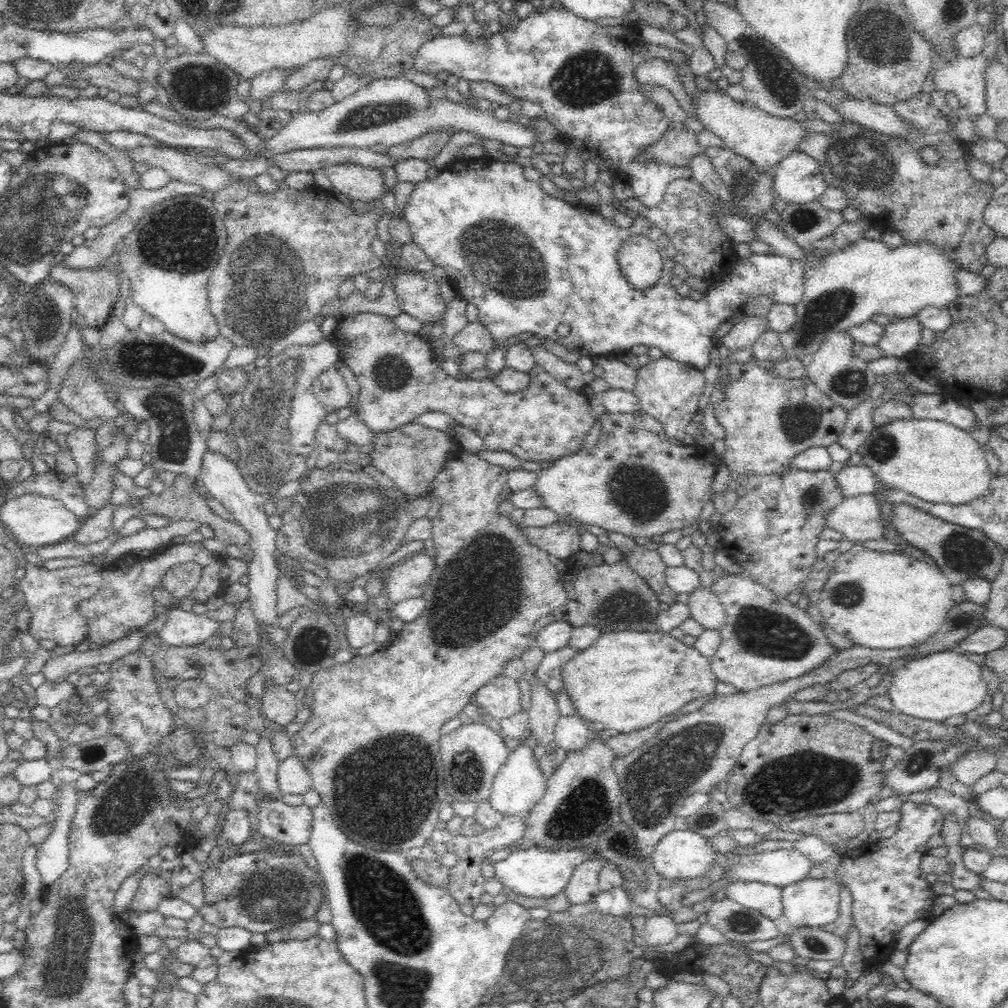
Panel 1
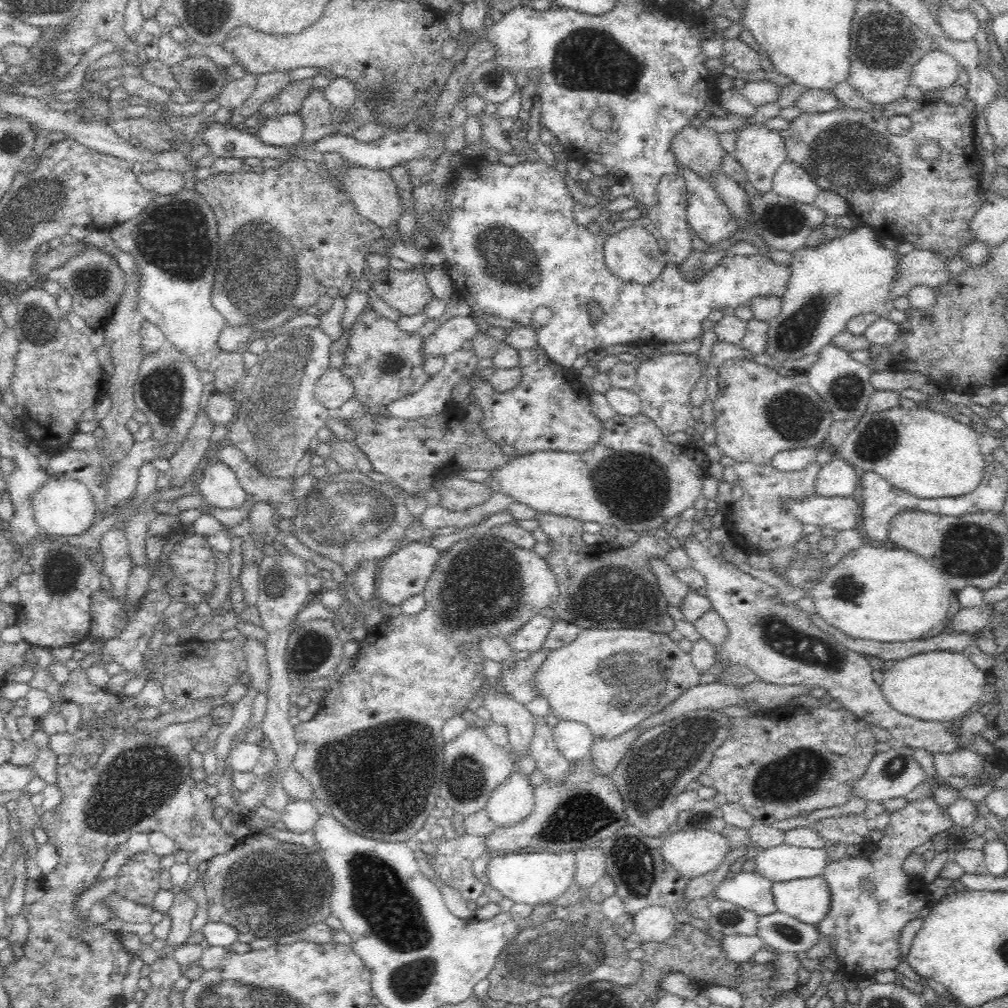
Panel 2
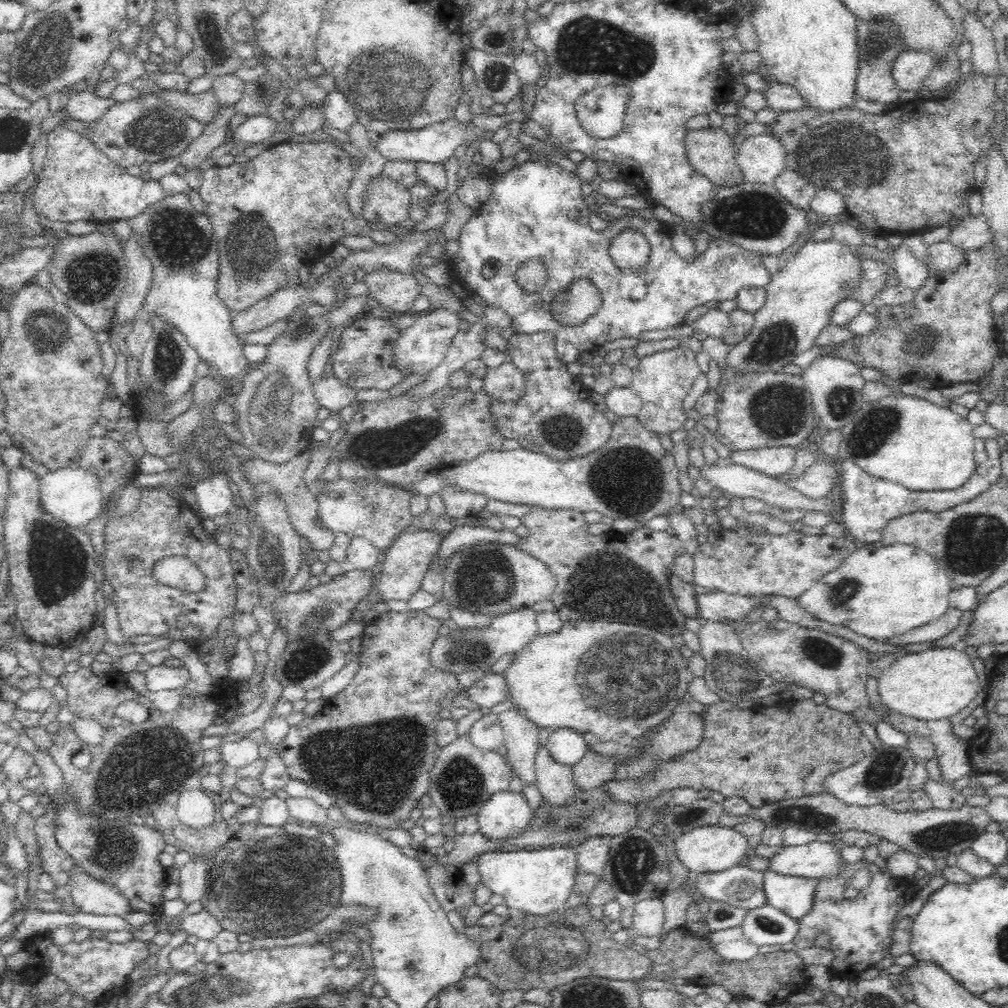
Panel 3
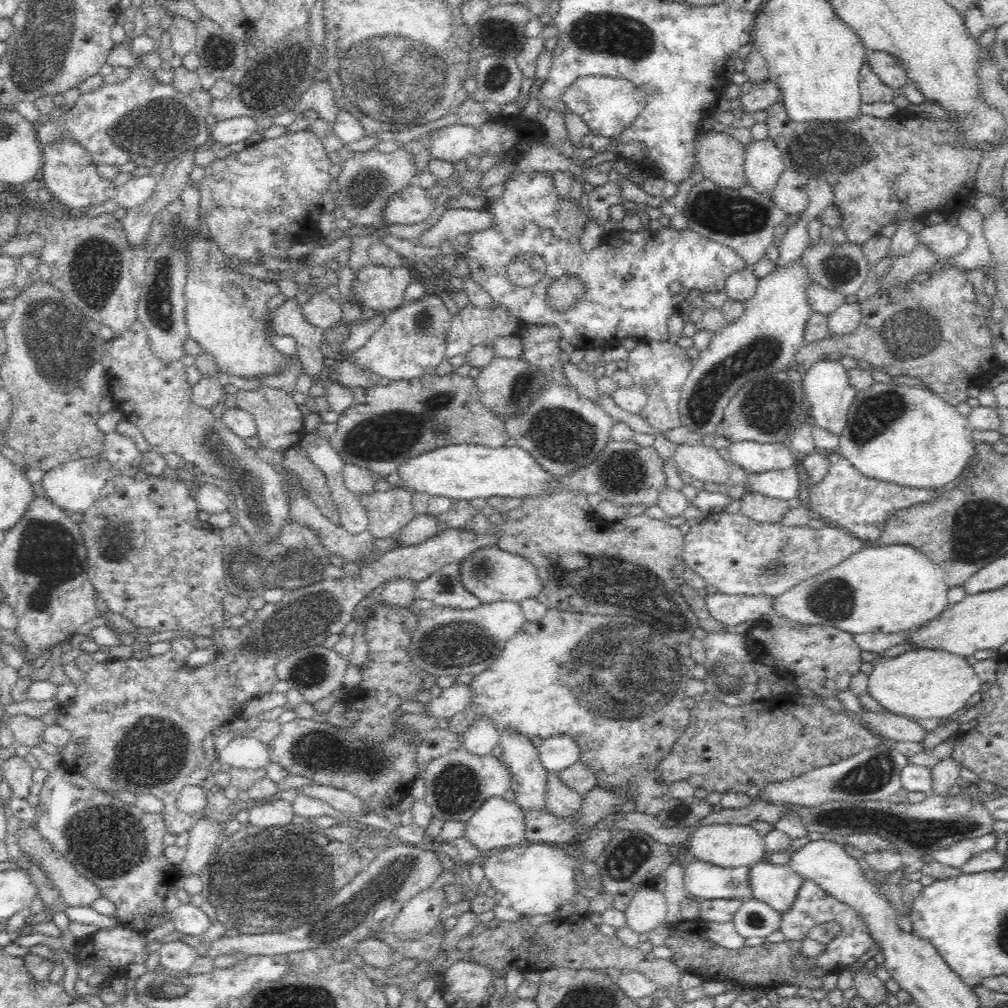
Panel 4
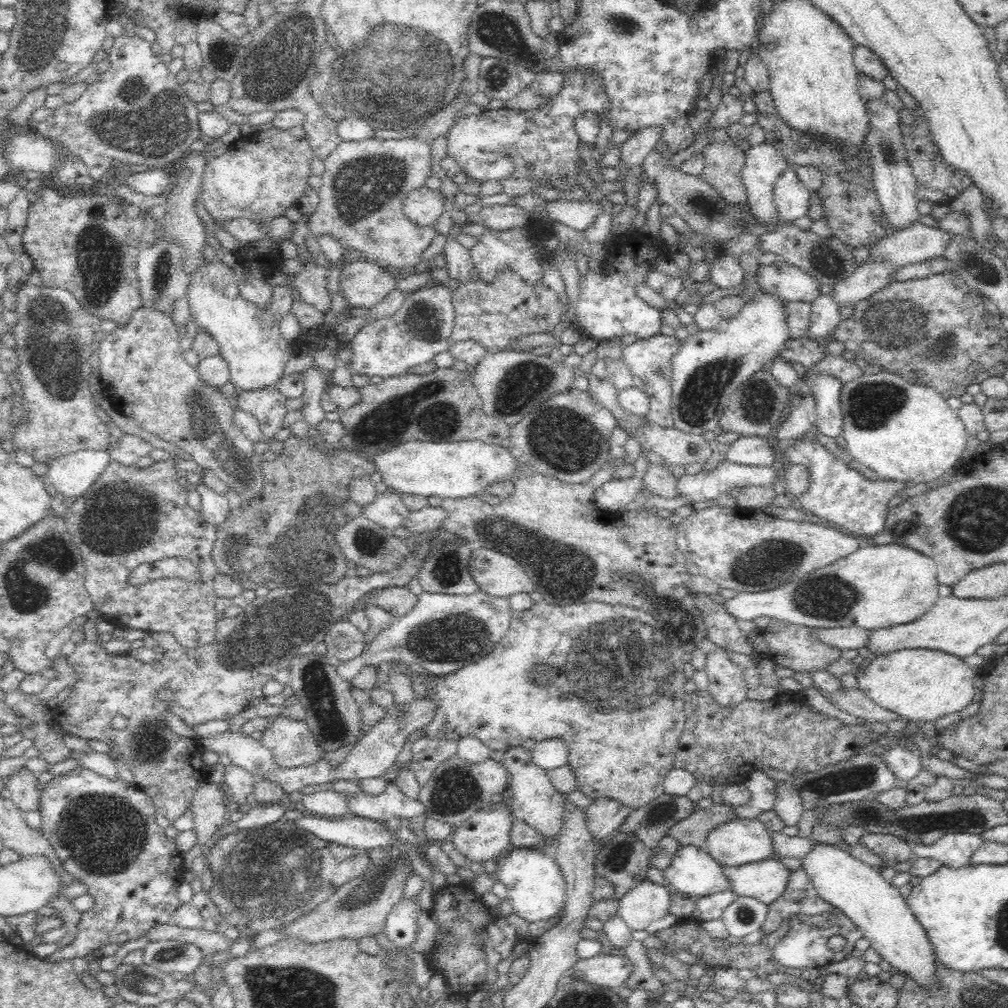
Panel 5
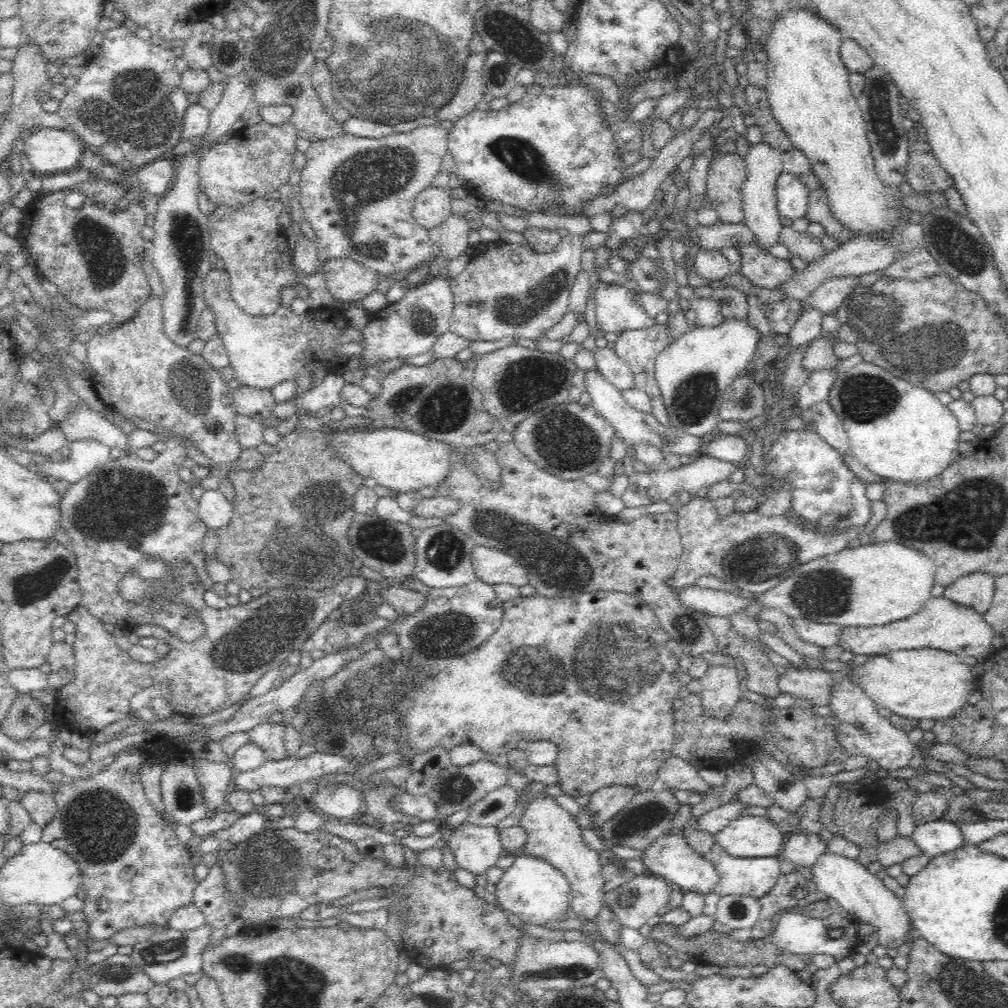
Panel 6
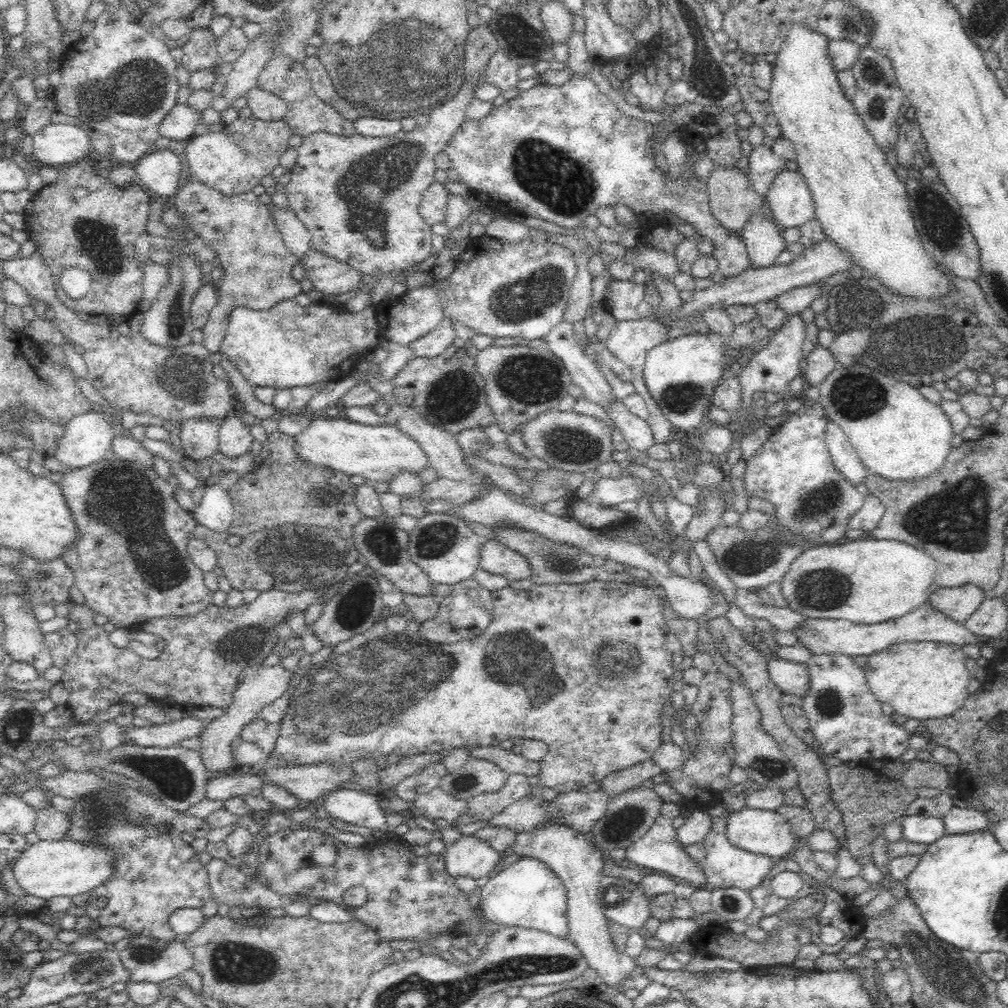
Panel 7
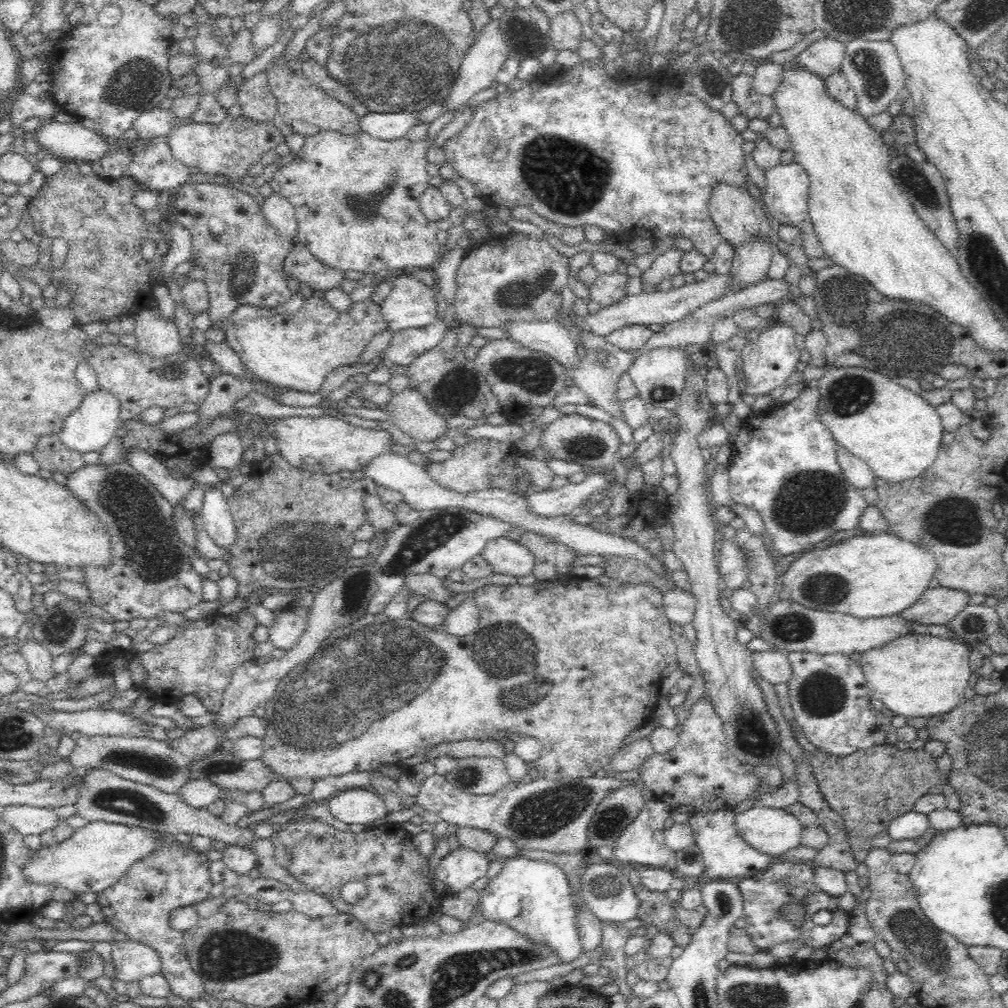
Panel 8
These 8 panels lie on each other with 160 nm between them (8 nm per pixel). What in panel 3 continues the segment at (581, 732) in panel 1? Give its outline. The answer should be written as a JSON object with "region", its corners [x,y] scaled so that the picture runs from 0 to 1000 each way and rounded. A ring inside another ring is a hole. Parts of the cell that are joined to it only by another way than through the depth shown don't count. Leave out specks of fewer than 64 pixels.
{"region":[[[566,722],[549,724],[542,737],[547,751],[552,756],[565,761],[569,760],[584,744],[578,729]]]}

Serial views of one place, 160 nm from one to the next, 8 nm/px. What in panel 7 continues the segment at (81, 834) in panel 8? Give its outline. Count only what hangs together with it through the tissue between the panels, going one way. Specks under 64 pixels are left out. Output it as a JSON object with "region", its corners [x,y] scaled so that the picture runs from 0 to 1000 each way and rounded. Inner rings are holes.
{"region":[[[41,833],[13,855],[14,872],[27,888],[48,895],[53,891],[88,888],[113,866],[114,852],[101,838],[81,837],[69,833]]]}

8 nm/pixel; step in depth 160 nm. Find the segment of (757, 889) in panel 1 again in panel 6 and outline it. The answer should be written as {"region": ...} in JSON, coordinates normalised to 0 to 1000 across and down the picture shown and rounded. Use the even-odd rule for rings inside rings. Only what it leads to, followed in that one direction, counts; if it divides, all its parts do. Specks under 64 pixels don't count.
{"region":[[[677,827],[657,828],[639,844],[637,855],[646,869],[657,871],[668,881],[678,886],[688,886],[700,889],[709,885],[714,871],[708,859],[692,847],[680,833]]]}

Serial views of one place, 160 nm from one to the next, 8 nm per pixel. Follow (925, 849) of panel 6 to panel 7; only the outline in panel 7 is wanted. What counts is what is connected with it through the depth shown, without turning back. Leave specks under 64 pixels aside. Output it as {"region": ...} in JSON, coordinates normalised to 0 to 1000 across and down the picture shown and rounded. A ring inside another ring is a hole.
{"region":[[[898,809],[895,821],[896,831],[901,835],[913,836],[919,839],[931,835],[939,827],[935,813],[927,811]]]}

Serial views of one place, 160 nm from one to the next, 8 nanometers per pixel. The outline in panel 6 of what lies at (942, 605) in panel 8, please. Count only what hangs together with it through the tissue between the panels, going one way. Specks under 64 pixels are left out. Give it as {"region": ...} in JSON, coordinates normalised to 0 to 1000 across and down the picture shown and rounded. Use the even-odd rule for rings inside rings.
{"region":[[[965,567],[953,571],[938,582],[937,593],[948,599],[965,603],[968,607],[978,607],[987,590],[988,571],[981,567]]]}

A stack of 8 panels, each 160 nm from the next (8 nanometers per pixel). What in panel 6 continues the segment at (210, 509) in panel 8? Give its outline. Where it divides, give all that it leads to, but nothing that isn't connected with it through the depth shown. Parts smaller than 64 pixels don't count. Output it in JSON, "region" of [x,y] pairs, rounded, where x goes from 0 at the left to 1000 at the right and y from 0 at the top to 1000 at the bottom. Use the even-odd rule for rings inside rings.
{"region":[[[210,485],[203,487],[196,496],[196,513],[208,525],[223,524],[231,512],[230,501],[216,487]]]}

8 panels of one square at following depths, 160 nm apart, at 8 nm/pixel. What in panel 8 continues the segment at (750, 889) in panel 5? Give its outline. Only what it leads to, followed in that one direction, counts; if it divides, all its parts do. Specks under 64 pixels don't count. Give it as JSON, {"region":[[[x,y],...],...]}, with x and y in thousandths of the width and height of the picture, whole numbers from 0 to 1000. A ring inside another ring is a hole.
{"region":[[[726,804],[692,807],[682,814],[688,826],[688,835],[695,843],[698,866],[695,874],[726,873],[733,875],[748,871],[766,859],[765,851],[748,843],[732,830],[728,820],[729,808]]]}

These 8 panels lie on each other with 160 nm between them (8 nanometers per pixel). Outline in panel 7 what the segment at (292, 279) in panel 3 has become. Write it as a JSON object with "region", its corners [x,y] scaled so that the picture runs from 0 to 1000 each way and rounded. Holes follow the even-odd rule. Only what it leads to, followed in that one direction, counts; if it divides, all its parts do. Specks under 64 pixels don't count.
{"region":[[[251,115],[233,119],[232,122],[223,124],[218,131],[207,131],[194,134],[187,138],[184,152],[192,177],[207,187],[216,188],[221,194],[238,194],[250,190],[263,175],[268,175],[275,165],[278,157],[289,145],[286,143],[291,131],[281,118],[266,120],[253,118]]]}

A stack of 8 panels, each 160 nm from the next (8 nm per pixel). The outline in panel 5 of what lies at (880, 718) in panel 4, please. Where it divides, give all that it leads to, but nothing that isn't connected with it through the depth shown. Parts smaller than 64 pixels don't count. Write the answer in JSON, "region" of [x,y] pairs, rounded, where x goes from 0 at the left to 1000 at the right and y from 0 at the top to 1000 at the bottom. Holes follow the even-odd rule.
{"region":[[[853,684],[830,687],[828,689],[819,691],[828,698],[835,706],[841,706],[849,712],[855,712],[863,717],[871,716],[873,718],[883,718],[883,716],[896,715],[900,718],[901,714],[898,714],[892,708],[883,706],[883,704],[871,700],[871,698],[865,696]]]}

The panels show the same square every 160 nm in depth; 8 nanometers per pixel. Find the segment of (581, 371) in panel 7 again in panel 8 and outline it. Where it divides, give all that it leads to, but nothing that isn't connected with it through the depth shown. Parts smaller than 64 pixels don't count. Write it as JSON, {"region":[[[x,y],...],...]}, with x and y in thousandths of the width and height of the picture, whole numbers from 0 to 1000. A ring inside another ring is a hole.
{"region":[[[553,316],[533,320],[506,320],[500,327],[509,338],[547,353],[561,366],[572,366],[576,362],[572,341],[565,334],[564,327]]]}

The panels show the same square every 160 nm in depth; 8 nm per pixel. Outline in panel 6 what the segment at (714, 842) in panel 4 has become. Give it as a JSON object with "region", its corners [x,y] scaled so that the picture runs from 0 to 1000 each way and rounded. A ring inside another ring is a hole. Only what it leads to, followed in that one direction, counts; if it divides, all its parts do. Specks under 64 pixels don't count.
{"region":[[[738,809],[707,828],[709,837],[724,850],[752,852],[773,850],[780,829],[760,810]]]}

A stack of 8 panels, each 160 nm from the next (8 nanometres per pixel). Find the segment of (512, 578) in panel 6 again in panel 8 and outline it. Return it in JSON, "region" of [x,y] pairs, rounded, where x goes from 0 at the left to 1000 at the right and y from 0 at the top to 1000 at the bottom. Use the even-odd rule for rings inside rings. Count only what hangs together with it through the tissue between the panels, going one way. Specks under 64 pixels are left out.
{"region":[[[495,533],[486,536],[477,551],[491,569],[502,569],[510,573],[528,569],[530,562],[528,550],[522,543],[504,534]]]}

